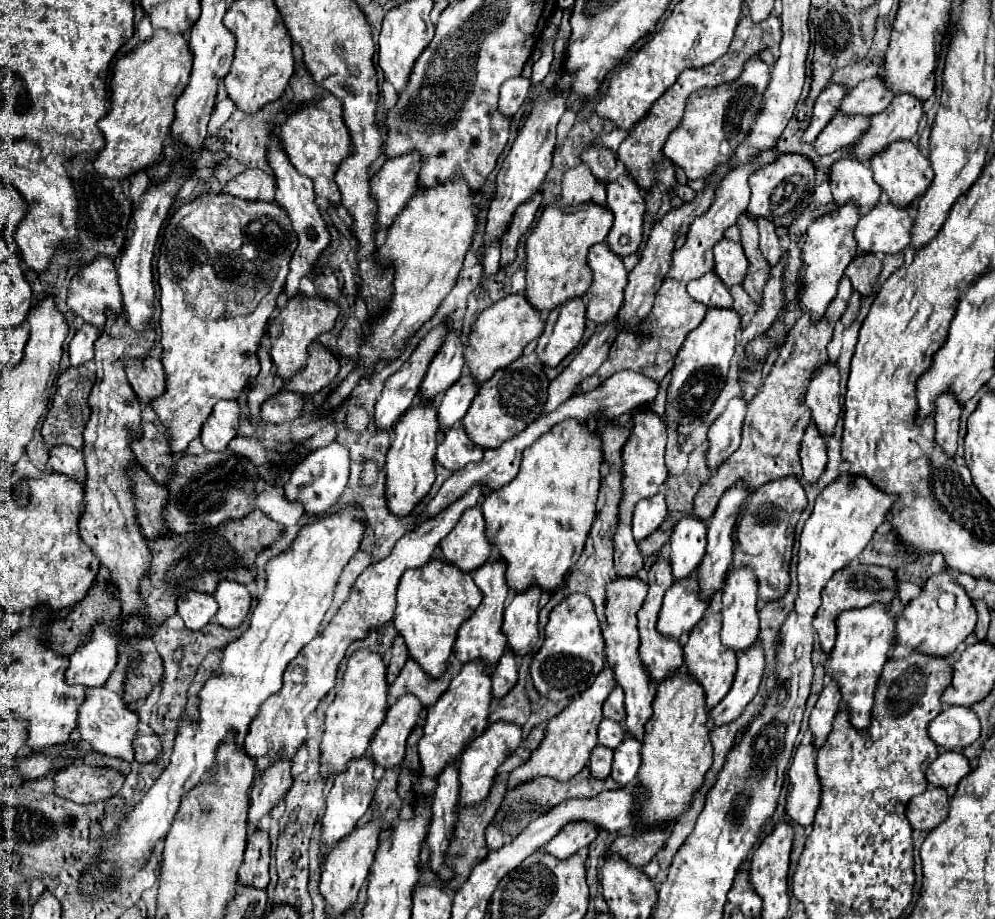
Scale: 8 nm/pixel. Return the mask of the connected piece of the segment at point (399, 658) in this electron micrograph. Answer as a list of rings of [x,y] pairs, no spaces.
[[[398,635],[396,639],[394,639],[394,645],[392,645],[392,659],[390,659],[390,663],[388,663],[388,683],[392,683],[394,679],[396,679],[396,675],[400,673],[400,669],[404,667],[404,663],[406,663],[406,659],[408,659],[408,647],[406,647],[406,643],[404,643],[404,639]]]

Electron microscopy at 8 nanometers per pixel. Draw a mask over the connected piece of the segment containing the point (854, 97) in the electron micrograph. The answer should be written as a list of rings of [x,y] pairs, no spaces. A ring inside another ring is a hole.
[[[878,75],[878,77],[864,79],[862,83],[858,83],[848,93],[848,97],[842,101],[840,111],[848,113],[848,115],[856,113],[856,115],[872,117],[872,115],[884,111],[892,99],[894,99],[894,91],[890,91],[890,87]]]

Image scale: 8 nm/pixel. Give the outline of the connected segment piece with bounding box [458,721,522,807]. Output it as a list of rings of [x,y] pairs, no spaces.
[[[498,721],[494,725],[488,727],[488,731],[484,731],[484,735],[476,737],[468,747],[466,751],[460,755],[460,765],[458,765],[458,773],[460,773],[460,793],[458,793],[458,801],[460,801],[460,807],[474,807],[474,805],[480,805],[494,781],[496,781],[496,771],[498,767],[518,749],[522,741],[522,729],[514,723],[506,723],[506,721]]]

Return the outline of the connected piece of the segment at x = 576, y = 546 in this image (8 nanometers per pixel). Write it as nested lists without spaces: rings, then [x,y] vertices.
[[[566,419],[554,425],[524,451],[520,473],[506,487],[502,487],[500,491],[492,491],[492,495],[486,495],[482,513],[488,523],[488,535],[492,535],[492,545],[500,549],[500,557],[508,565],[506,581],[514,591],[526,591],[526,587],[530,587],[532,583],[536,583],[544,591],[556,591],[564,585],[564,575],[580,557],[592,521],[596,517],[602,461],[604,453],[598,431],[590,431],[586,423],[580,423],[576,419]]]

